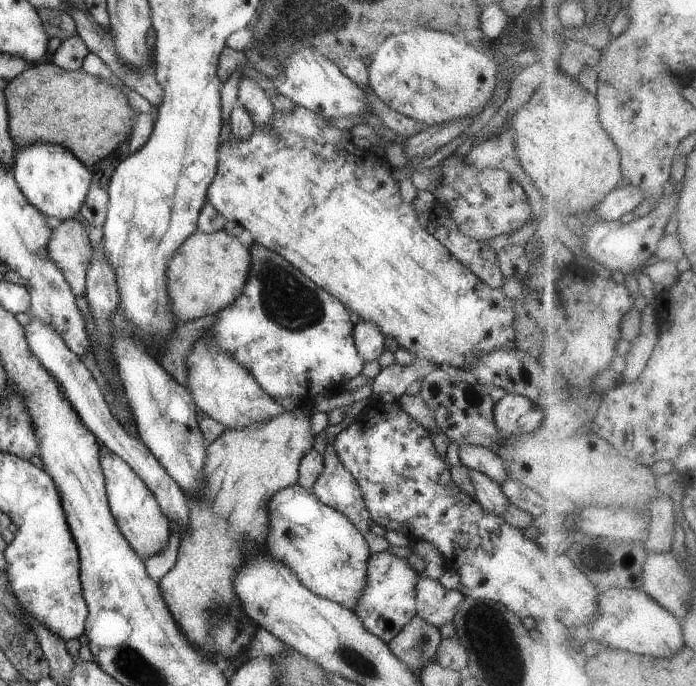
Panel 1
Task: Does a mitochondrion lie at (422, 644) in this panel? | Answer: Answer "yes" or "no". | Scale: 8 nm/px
yes

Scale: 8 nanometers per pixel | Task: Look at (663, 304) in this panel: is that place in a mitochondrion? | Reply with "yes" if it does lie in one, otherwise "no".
no

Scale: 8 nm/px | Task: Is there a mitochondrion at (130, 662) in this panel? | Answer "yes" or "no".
yes

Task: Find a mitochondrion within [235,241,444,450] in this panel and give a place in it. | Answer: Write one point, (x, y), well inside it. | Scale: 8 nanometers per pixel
(285, 298)

